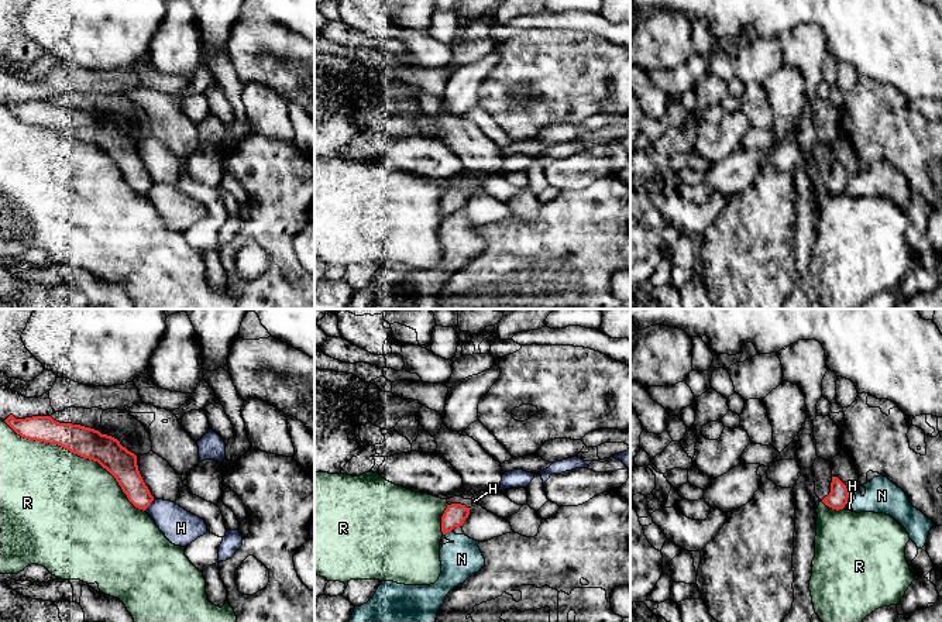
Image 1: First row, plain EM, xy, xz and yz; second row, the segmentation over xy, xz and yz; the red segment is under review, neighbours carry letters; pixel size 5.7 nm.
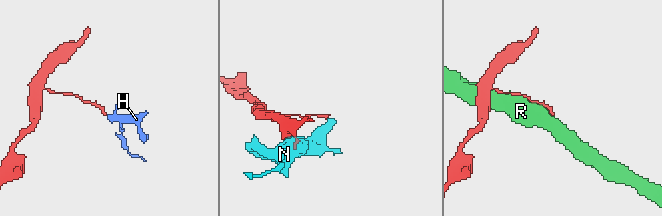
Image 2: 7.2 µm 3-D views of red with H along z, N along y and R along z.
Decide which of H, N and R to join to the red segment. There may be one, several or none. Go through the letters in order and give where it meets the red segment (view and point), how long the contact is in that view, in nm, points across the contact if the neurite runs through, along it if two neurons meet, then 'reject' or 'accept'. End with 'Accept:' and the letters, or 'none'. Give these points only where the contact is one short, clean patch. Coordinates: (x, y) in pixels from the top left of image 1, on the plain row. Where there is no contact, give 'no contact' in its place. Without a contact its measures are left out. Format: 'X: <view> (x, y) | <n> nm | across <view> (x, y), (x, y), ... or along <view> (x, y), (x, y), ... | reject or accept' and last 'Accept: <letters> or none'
H: xy (148, 189) | 90 nm | along xy (154, 184), (144, 193) | reject
N: xz (447, 216) | 40 nm | along xz (450, 215), (444, 217) | reject
R: xy (78, 138) | 950 nm | reject
Accept: none

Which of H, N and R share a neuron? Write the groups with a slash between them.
H N / R

